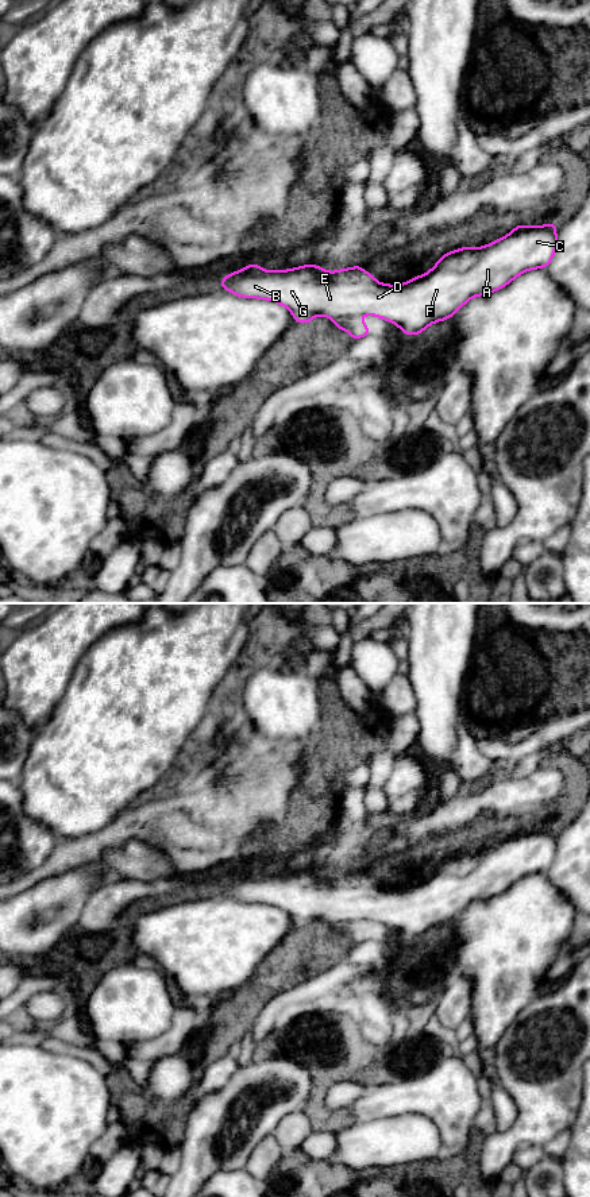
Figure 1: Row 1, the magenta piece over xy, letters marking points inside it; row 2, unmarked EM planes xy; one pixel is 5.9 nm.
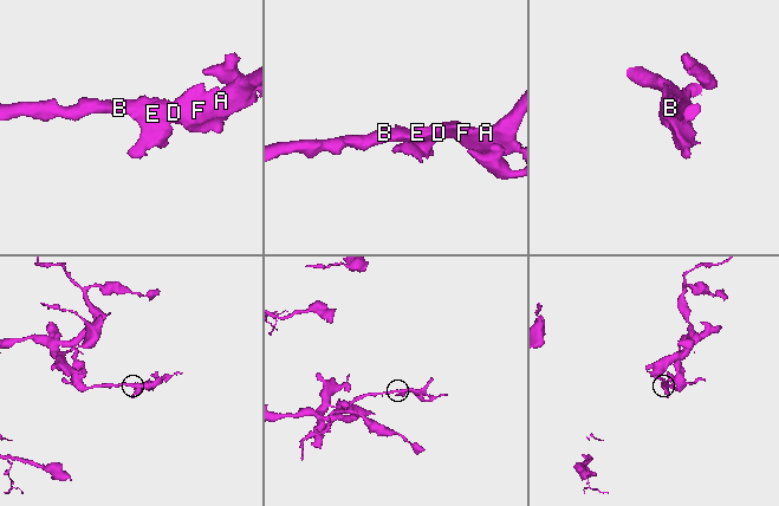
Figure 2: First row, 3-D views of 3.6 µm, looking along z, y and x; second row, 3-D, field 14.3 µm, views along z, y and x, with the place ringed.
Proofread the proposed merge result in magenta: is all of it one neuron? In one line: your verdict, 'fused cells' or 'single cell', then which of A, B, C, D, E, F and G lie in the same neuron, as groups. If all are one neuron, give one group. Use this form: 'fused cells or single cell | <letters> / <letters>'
single cell | A B C D E F G

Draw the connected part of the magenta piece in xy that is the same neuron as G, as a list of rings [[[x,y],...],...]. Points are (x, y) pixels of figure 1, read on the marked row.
[[[556,221],[540,227],[516,224],[513,232],[479,248],[462,247],[443,254],[431,271],[402,285],[379,283],[360,267],[328,273],[316,265],[290,270],[266,271],[257,263],[221,278],[220,287],[238,297],[262,298],[288,308],[294,321],[306,324],[316,314],[329,317],[338,329],[348,331],[352,341],[371,333],[359,318],[371,314],[396,324],[408,336],[425,331],[436,321],[451,318],[470,298],[505,287],[520,274],[547,267],[556,251]]]

